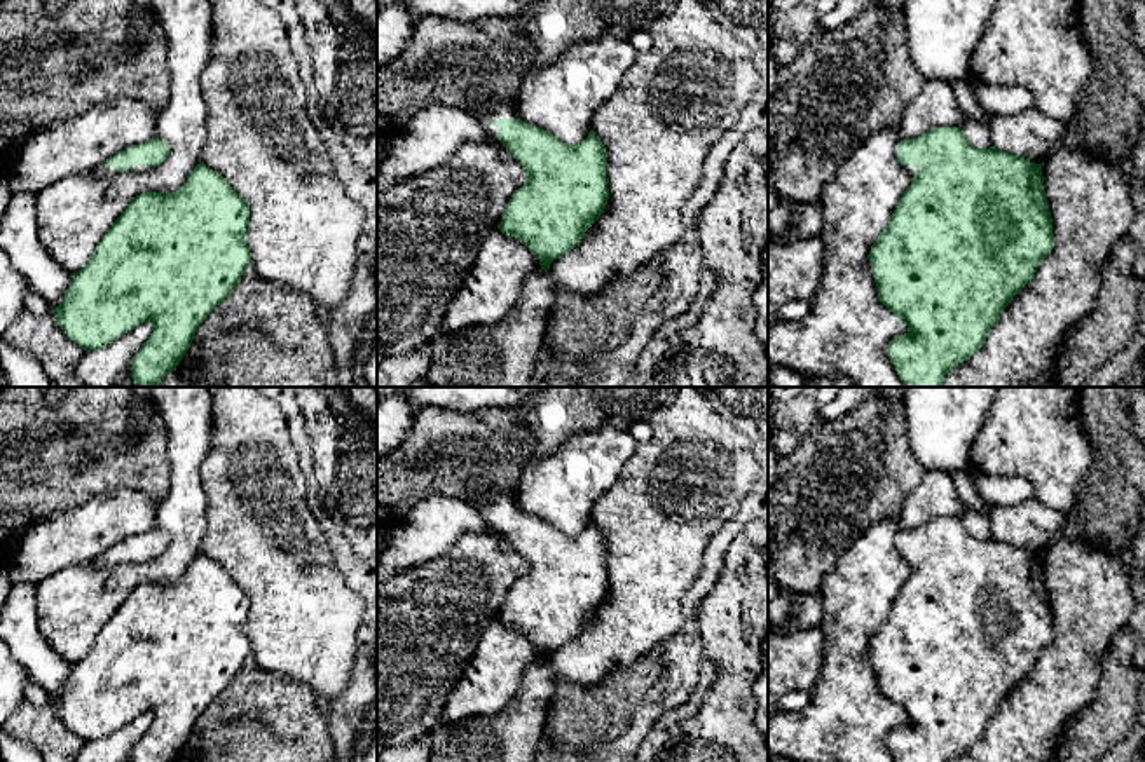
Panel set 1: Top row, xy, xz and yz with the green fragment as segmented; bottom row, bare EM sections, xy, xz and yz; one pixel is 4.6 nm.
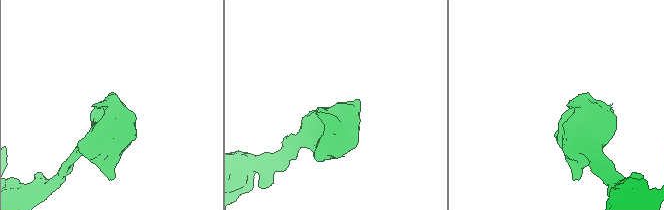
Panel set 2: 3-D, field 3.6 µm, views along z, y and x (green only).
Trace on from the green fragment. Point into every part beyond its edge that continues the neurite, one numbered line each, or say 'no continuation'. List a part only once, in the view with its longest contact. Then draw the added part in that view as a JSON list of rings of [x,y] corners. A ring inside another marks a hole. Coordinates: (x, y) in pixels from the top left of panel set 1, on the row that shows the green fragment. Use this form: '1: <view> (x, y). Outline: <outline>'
1: xz (489, 112). Outline: [[[485,101],[480,108],[468,110],[468,112],[475,115],[482,122],[482,126],[487,129],[487,133],[492,134],[496,139],[497,139],[497,127],[492,124],[494,120],[518,119],[515,113],[515,108],[504,103]]]

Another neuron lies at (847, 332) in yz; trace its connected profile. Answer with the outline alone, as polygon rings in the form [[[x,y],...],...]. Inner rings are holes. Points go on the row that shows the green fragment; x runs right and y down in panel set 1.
[[[899,124],[873,133],[864,145],[845,157],[822,190],[826,248],[824,276],[810,300],[810,314],[801,321],[778,321],[768,330],[768,363],[787,366],[803,378],[845,375],[855,387],[902,387],[888,357],[888,342],[908,333],[901,317],[878,298],[869,251],[888,225],[890,216],[911,185],[911,176],[895,159],[901,141]]]

